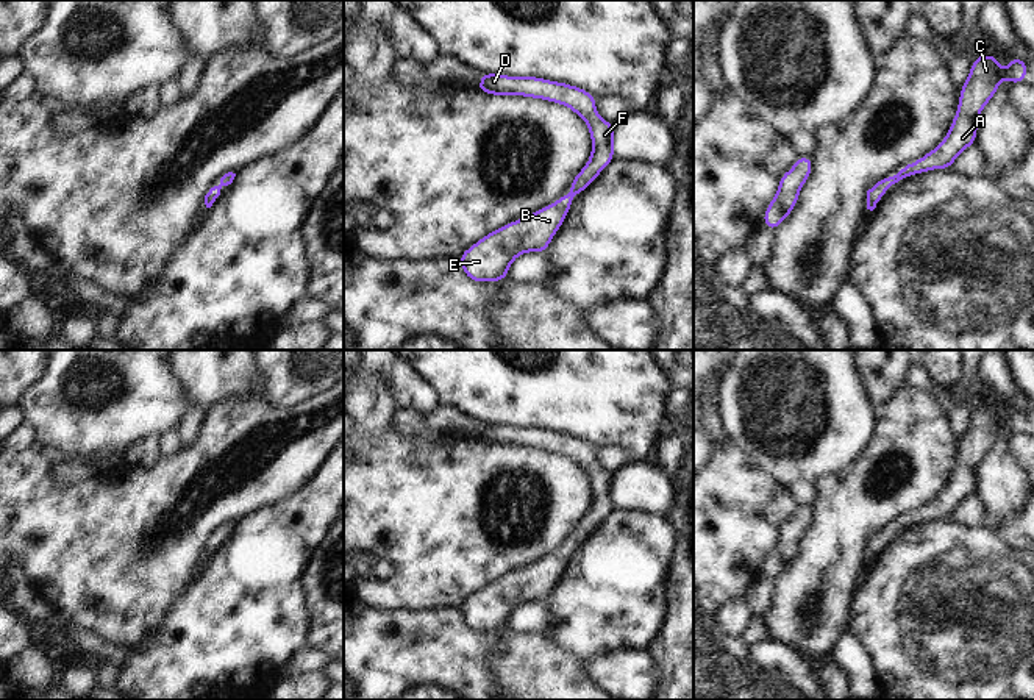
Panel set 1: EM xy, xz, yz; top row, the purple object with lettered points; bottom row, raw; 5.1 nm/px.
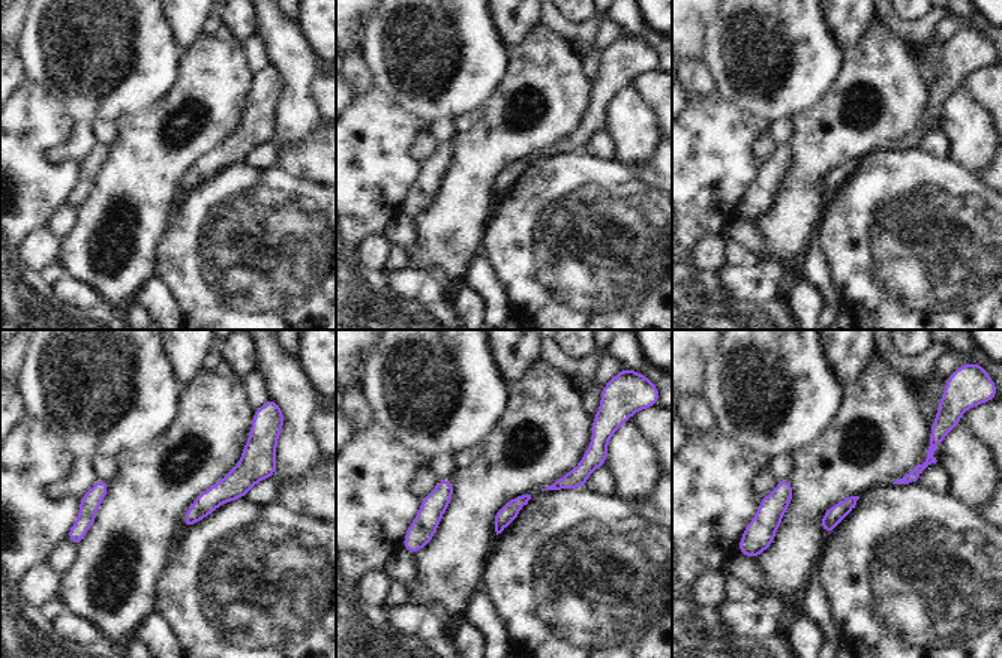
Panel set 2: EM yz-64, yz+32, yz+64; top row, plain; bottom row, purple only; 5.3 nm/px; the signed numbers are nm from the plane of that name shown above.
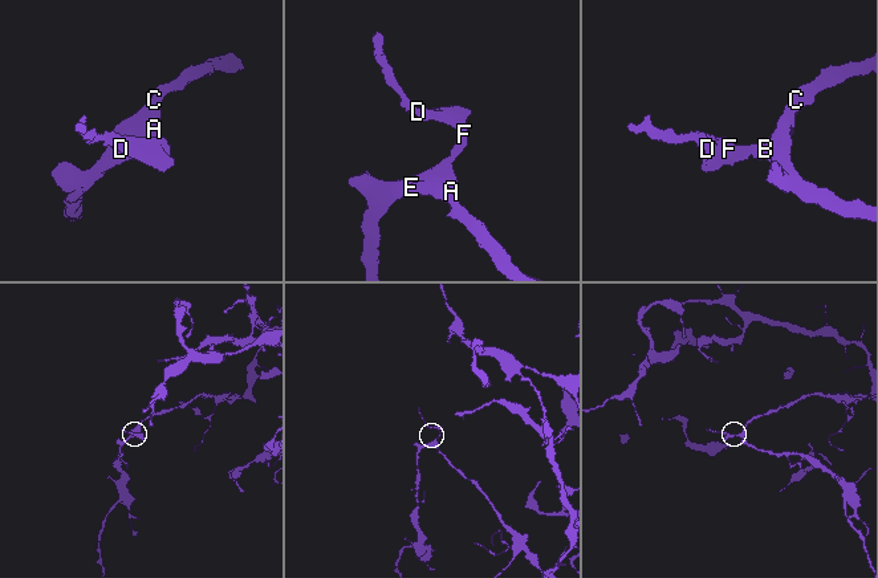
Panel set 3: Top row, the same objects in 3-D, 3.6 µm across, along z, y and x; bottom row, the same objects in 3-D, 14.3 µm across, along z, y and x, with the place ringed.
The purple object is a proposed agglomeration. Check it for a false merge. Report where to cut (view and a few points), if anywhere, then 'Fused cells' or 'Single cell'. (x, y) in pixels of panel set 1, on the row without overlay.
No split. Single cell

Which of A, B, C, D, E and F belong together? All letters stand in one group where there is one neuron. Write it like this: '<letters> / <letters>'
A B C D E F

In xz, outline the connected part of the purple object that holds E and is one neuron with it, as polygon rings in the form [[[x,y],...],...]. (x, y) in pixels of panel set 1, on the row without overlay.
[[[481,423],[476,441],[490,445],[523,445],[565,455],[581,467],[592,488],[592,505],[570,533],[570,544],[553,555],[537,559],[498,580],[490,581],[475,595],[464,600],[459,612],[467,628],[476,633],[505,631],[512,611],[526,602],[545,605],[548,594],[564,573],[573,547],[586,538],[614,511],[614,473],[603,470],[597,459],[597,447],[581,438],[542,430],[539,427],[509,427]]]

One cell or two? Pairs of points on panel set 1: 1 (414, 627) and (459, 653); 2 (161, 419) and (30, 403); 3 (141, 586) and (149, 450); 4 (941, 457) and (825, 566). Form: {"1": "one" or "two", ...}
{"1": "one", "2": "one", "3": "two", "4": "one"}

